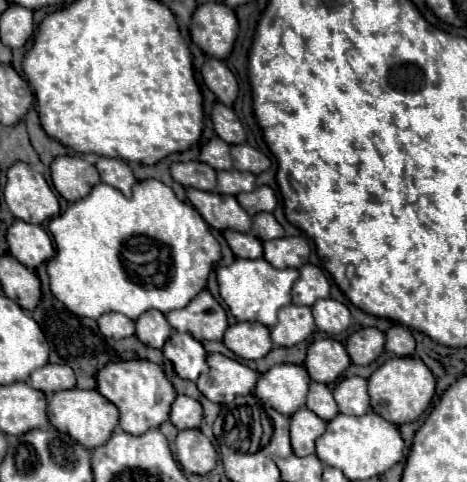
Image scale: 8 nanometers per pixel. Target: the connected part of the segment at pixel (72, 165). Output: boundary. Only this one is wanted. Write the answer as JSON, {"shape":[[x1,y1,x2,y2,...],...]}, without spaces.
{"shape":[[58,156,50,168,54,188,68,202,84,198,96,184,100,184,96,166,78,156]]}

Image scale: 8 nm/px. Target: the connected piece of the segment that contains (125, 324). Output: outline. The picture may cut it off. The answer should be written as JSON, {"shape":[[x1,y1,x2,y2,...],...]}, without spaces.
{"shape":[[110,312,110,314,100,316,98,328,104,336,114,338,114,340,122,340,122,338,128,338,134,334,134,322,118,312]]}

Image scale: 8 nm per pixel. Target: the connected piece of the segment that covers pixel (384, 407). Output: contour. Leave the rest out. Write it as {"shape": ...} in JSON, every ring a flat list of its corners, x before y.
{"shape":[[392,358,368,378,370,406,384,420,400,426,418,420,434,396,434,376,420,358]]}

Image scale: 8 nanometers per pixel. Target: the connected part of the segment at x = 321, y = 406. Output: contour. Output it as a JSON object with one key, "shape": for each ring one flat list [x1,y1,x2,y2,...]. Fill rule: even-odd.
{"shape":[[318,382,310,384,310,392,308,392,308,398,306,398,306,408,312,410,324,422,332,420,332,416,338,414,338,406,334,402,334,396,332,396,330,388,326,384,318,384]]}

